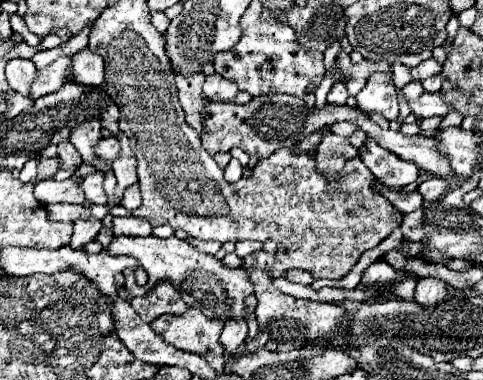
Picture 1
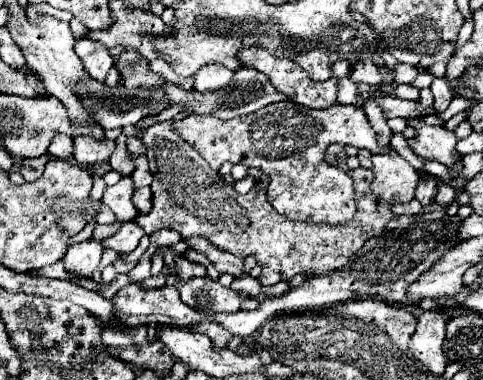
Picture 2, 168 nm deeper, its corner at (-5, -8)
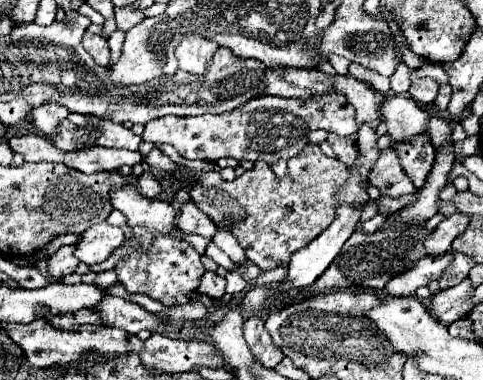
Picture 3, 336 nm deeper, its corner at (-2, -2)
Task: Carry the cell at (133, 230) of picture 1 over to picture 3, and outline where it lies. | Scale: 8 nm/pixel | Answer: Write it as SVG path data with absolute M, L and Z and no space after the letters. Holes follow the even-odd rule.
M102 222L82 234L80 242L76 244L76 258L82 260L84 264L100 264L116 248L120 248L122 242L124 242L122 228Z

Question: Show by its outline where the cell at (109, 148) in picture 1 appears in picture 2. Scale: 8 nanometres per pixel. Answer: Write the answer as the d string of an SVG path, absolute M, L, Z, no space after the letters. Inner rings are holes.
M75 136L75 150L73 150L73 158L77 164L97 164L97 162L105 162L109 160L109 156L115 150L115 142L113 140L93 140L89 136Z

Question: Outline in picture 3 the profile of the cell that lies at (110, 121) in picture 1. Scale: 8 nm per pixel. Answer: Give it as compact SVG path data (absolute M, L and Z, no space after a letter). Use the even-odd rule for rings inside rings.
M116 30L110 38L108 38L108 44L110 44L110 58L112 58L112 62L116 62L118 58L120 58L120 54L122 54L122 46L124 46L124 32L120 32L120 30Z

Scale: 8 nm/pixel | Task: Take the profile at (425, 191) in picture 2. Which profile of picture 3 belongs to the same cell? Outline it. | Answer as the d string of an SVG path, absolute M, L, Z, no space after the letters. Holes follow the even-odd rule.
M420 134L418 138L414 138L414 142L396 142L392 148L398 152L404 172L412 178L416 190L420 190L432 170L436 156L430 144L430 136Z

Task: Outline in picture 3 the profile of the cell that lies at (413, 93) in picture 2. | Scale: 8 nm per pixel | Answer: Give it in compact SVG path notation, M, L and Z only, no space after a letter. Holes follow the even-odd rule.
M414 78L410 84L410 96L418 104L430 104L436 98L438 82L432 78Z

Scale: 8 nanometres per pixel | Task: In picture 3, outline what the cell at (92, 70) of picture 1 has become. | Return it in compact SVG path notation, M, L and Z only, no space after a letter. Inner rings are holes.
M90 32L84 34L84 50L94 58L98 66L106 66L110 62L108 42L98 34L90 34Z

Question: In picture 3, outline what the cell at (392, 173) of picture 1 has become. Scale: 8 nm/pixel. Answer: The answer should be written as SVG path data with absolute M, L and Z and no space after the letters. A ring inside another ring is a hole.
M394 148L380 150L380 156L368 174L368 182L376 186L382 196L398 198L414 192L414 184L410 182L410 178L406 178L406 172L402 170L400 158Z

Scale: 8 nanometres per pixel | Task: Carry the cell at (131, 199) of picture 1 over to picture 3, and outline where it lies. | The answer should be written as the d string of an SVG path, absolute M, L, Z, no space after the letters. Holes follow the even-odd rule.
M144 172L140 178L138 178L138 192L146 198L158 198L160 194L160 182L150 174L150 172Z

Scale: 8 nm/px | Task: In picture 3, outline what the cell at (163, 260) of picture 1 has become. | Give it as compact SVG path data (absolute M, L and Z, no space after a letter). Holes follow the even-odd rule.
M204 272L202 280L200 280L198 292L200 292L200 294L206 294L206 296L210 296L210 298L222 298L222 296L226 294L224 288L226 288L226 278L220 278L220 276L214 274L214 272Z

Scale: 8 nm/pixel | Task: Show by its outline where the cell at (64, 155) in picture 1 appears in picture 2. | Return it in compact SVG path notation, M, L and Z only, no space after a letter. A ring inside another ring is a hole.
M57 134L51 140L51 146L47 150L51 156L59 160L71 160L73 158L73 138L67 134Z

